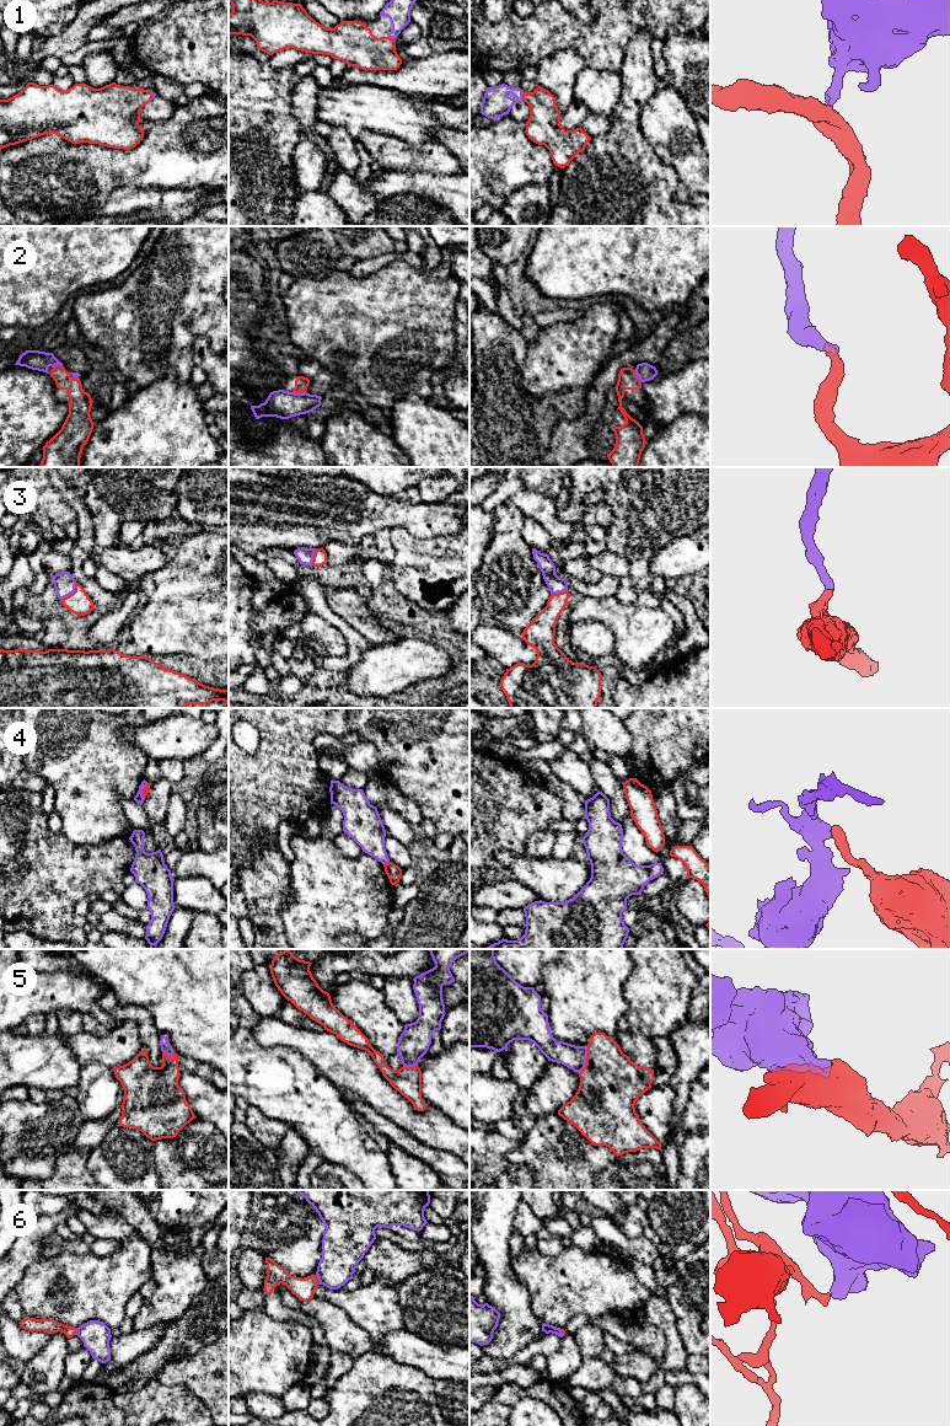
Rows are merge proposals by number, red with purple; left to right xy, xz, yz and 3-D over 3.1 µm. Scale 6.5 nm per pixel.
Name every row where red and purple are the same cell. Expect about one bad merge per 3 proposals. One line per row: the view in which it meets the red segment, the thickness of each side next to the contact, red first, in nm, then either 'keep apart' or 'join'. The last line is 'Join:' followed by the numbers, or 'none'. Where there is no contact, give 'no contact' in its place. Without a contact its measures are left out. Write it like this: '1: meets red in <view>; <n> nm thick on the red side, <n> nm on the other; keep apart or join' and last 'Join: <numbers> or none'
1: meets red in xz; 280 nm thick on the red side, 160 nm on the other; join
2: meets red in xz; 90 nm thick on the red side, 190 nm on the other; join
3: meets red in xy; 150 nm thick on the red side, 140 nm on the other; join
4: meets red in xz; 100 nm thick on the red side, 220 nm on the other; keep apart
5: meets red in yz; 400 nm thick on the red side, 160 nm on the other; join
6: meets red in xz; 140 nm thick on the red side, 280 nm on the other; keep apart
Join: 1, 2, 3, 5

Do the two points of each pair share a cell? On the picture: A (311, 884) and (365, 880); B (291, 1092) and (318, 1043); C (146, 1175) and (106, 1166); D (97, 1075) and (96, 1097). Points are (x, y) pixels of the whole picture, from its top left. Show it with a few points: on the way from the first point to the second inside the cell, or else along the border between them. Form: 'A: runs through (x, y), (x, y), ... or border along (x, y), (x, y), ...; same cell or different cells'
A: runs through (325, 884), (352, 884); same cell
B: border along (284, 1045), (300, 1052), (329, 1081); different cells
C: runs through (137, 1175), (132, 1175), (122, 1166), (116, 1166); same cell
D: runs through (97, 1079), (97, 1092); same cell

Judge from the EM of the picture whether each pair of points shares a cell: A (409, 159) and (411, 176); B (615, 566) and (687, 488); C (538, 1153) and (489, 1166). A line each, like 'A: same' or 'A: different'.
A: different
B: different
C: different

